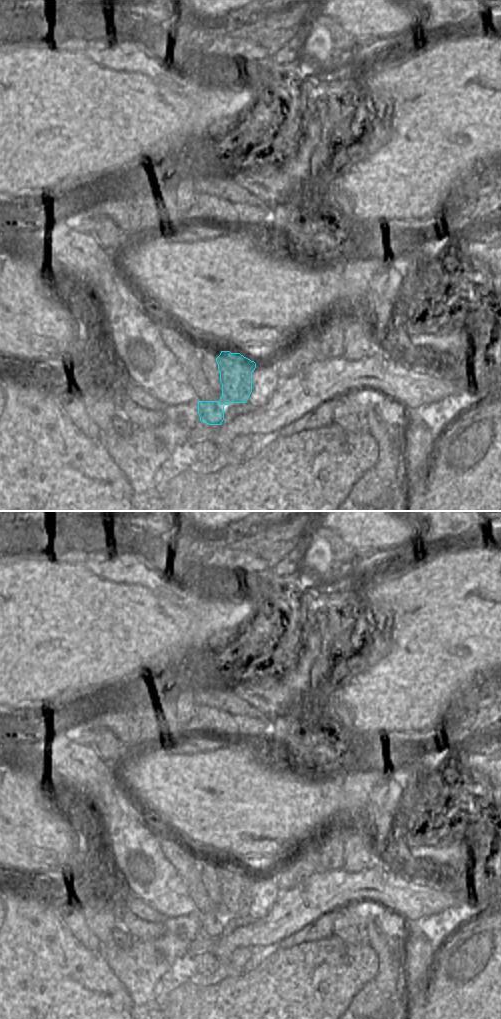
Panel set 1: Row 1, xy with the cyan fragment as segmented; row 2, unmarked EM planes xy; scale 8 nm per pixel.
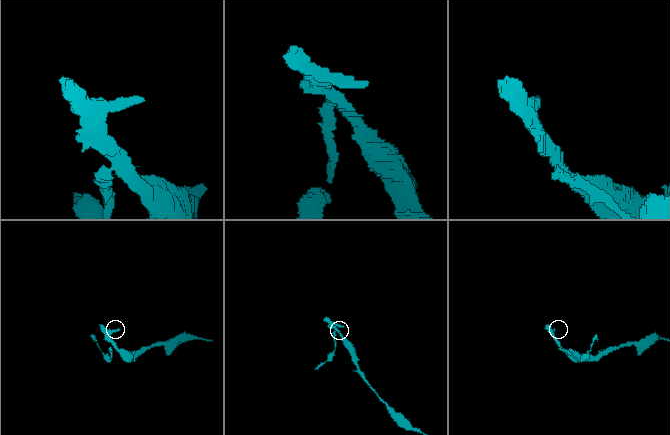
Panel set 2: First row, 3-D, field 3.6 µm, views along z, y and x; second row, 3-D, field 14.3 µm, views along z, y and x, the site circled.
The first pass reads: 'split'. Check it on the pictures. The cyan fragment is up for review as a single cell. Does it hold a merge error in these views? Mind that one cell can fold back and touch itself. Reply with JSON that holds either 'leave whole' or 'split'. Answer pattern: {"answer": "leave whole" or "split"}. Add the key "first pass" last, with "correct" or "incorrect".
{"answer": "split", "first pass": "correct"}

